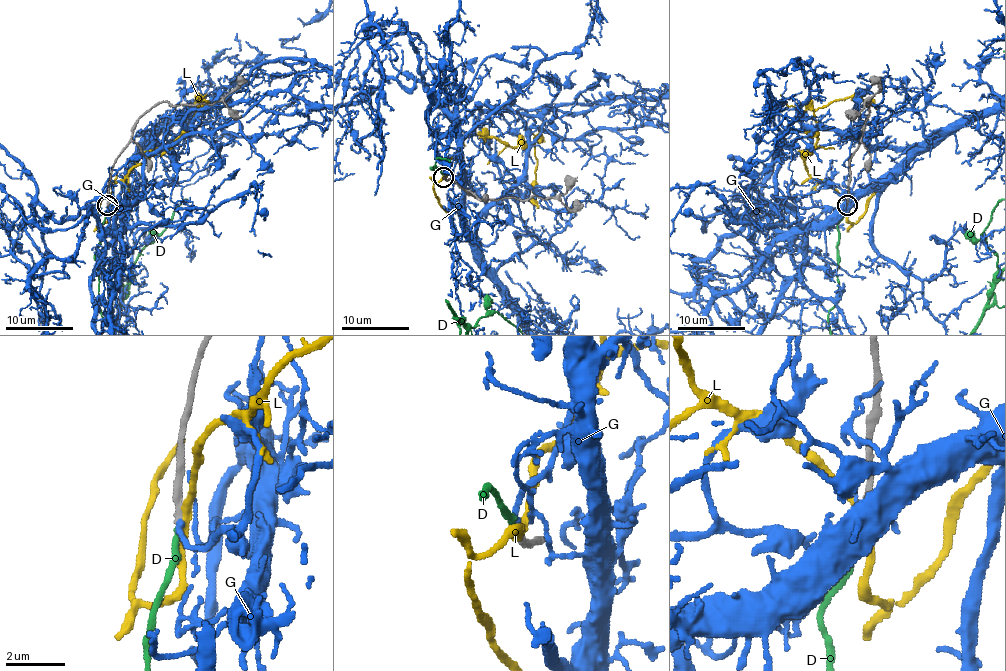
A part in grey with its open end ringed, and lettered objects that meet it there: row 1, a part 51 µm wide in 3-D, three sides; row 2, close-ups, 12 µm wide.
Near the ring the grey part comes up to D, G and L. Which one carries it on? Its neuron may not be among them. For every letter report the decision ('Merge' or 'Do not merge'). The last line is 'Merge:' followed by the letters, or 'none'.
D: Merge
G: Do not merge
L: Do not merge
Merge: D

